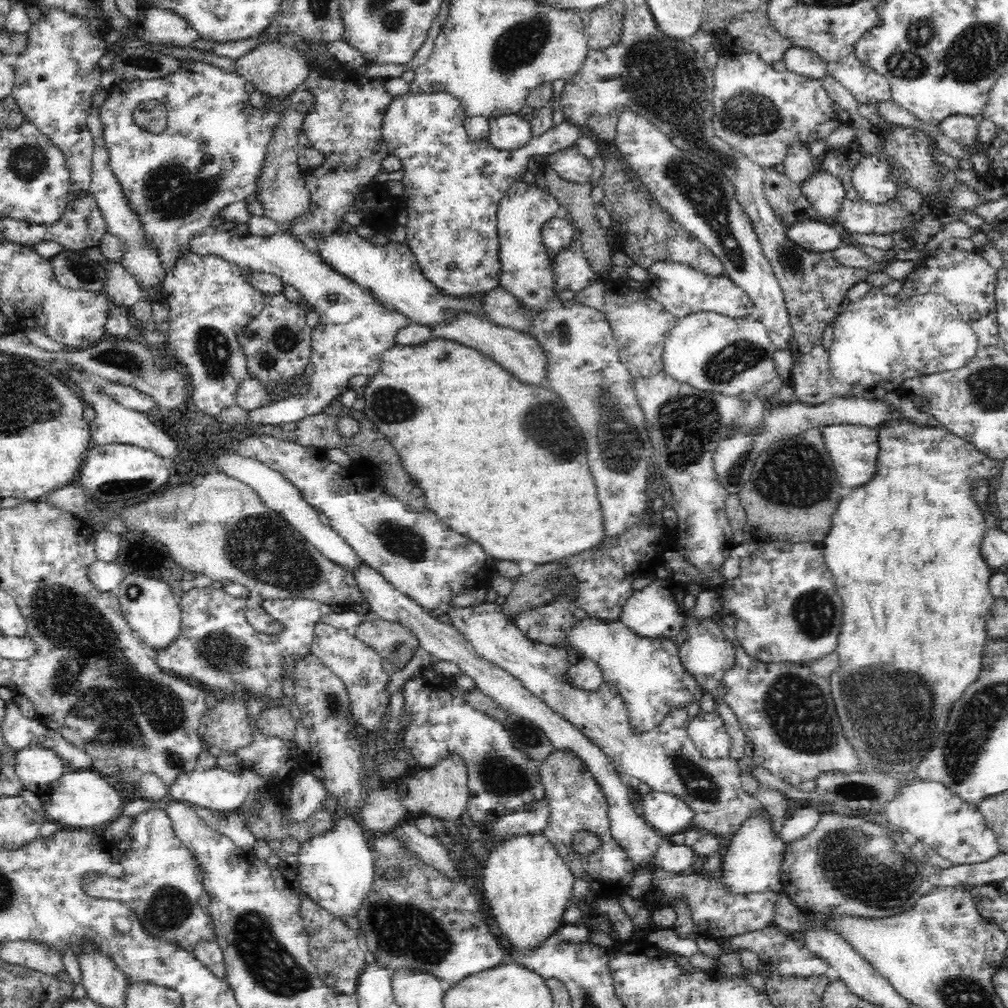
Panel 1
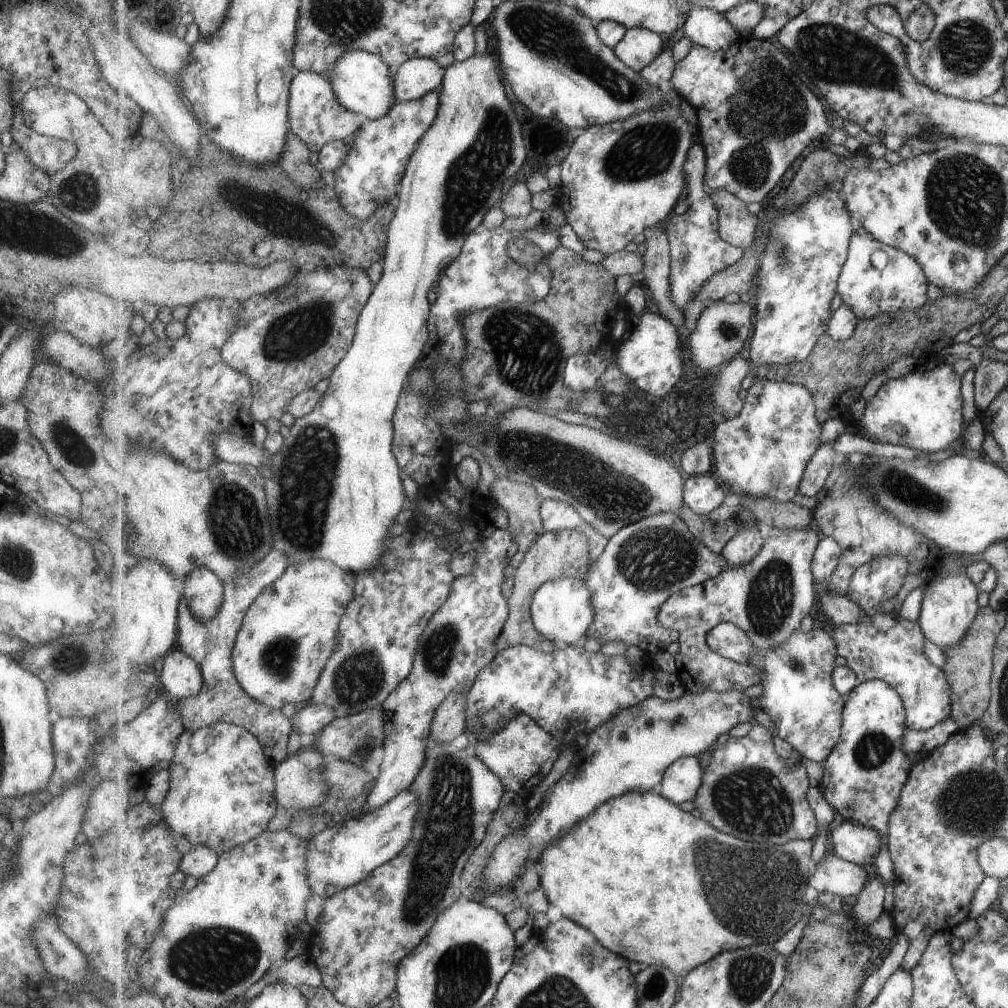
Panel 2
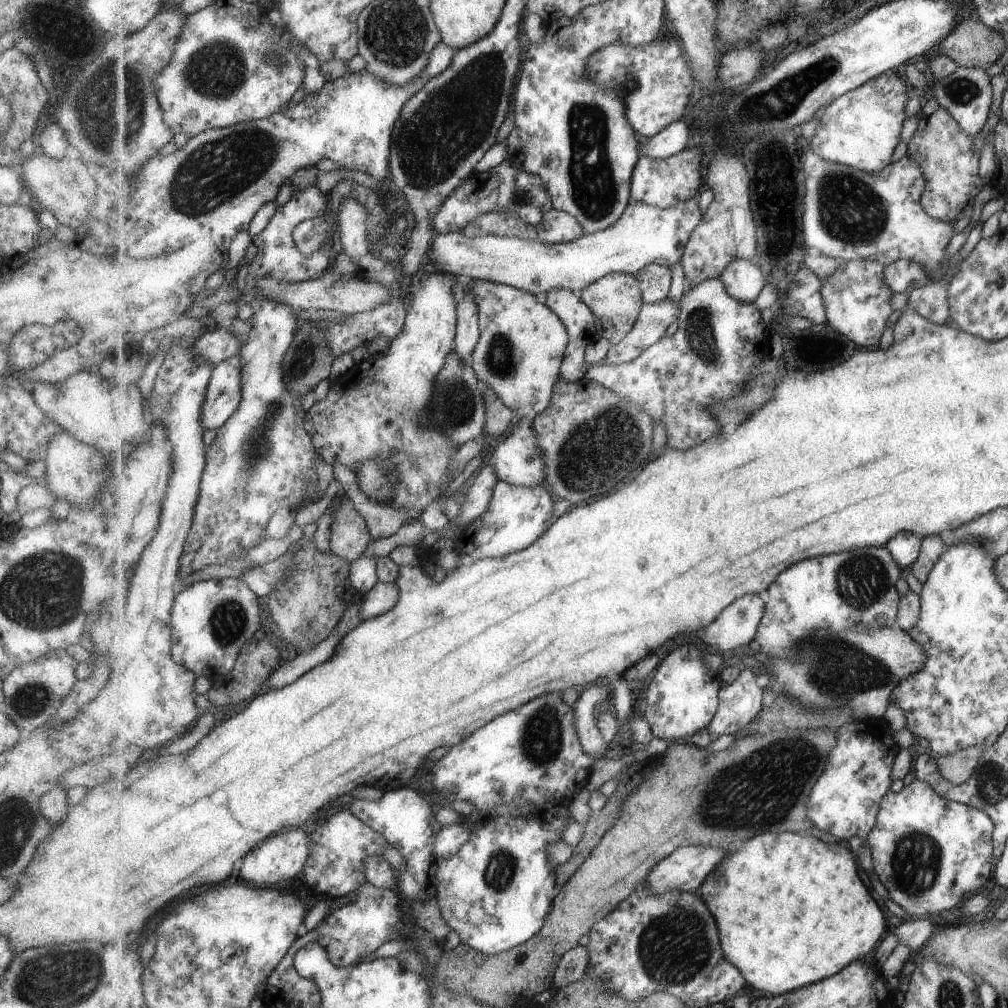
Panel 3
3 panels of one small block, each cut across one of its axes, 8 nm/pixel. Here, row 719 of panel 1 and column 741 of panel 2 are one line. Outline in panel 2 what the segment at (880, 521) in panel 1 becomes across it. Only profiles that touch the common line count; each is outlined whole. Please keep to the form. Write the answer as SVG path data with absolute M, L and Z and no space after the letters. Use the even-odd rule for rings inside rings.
M633 790L633 792L623 794L619 798L604 802L593 814L589 814L583 822L579 822L574 829L569 830L565 836L561 836L561 840L547 846L547 850L543 850L537 864L540 886L545 890L549 902L561 910L562 916L573 919L573 922L581 923L581 926L593 931L593 934L600 939L603 946L617 954L624 955L631 962L669 966L675 972L680 987L683 980L685 980L685 976L691 970L713 960L715 956L719 956L727 950L734 950L737 946L759 944L759 940L769 942L770 945L775 944L803 918L803 908L805 908L803 896L805 896L805 892L810 886L810 878L817 870L815 860L811 858L814 843L810 840L792 840L783 846L771 846L770 844L739 840L731 834L723 834L723 832L715 830L707 820L696 818L690 812L684 812L677 803L671 802L664 795L655 794L653 791ZM715 880L729 882L729 886L715 886Z

